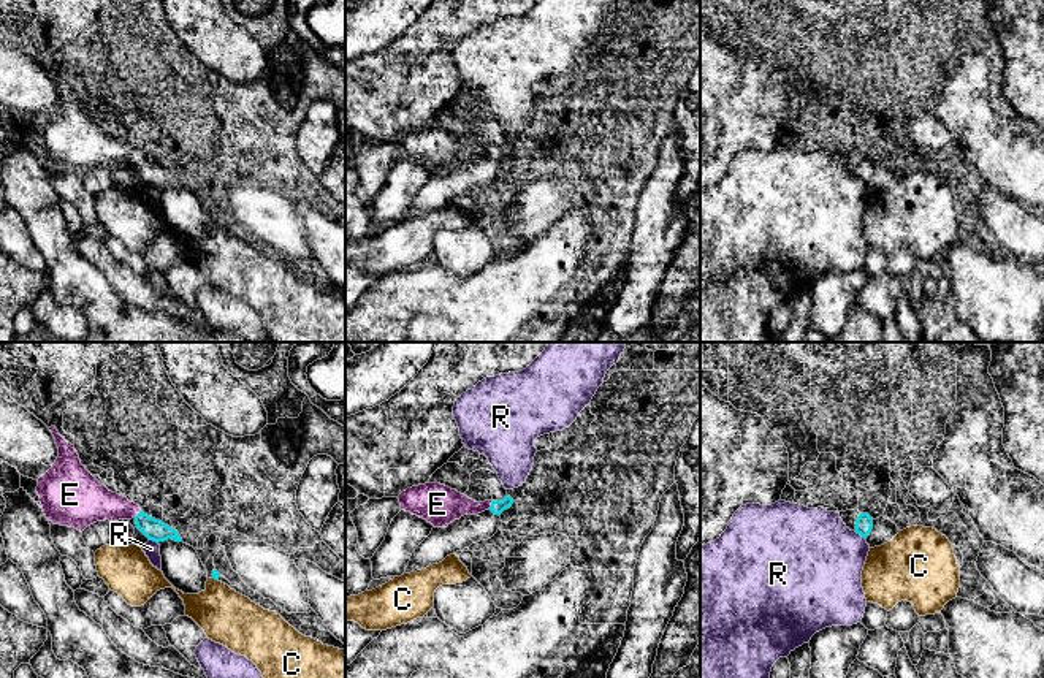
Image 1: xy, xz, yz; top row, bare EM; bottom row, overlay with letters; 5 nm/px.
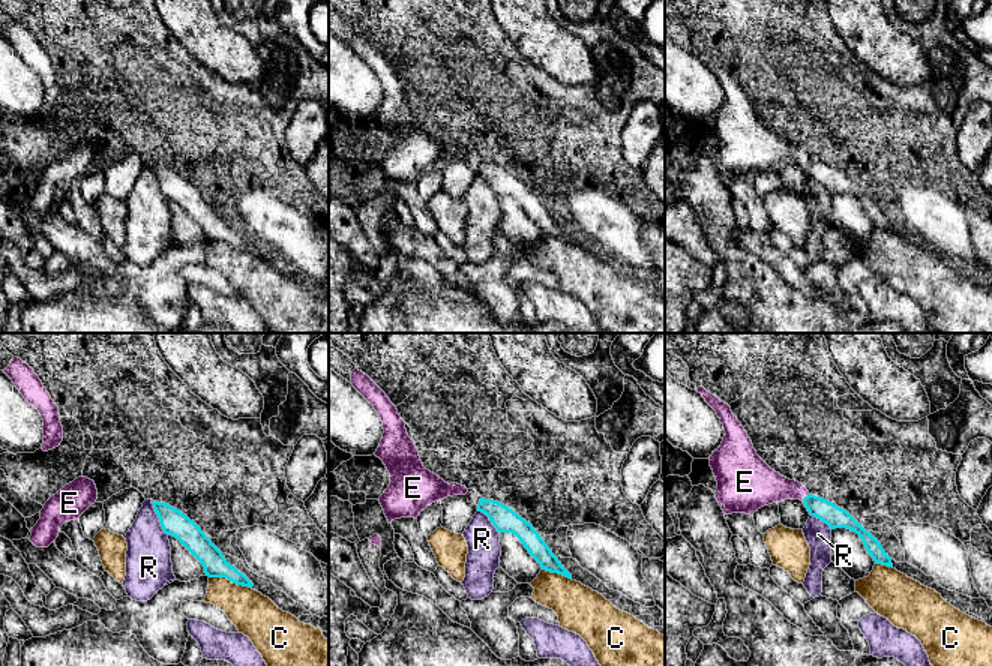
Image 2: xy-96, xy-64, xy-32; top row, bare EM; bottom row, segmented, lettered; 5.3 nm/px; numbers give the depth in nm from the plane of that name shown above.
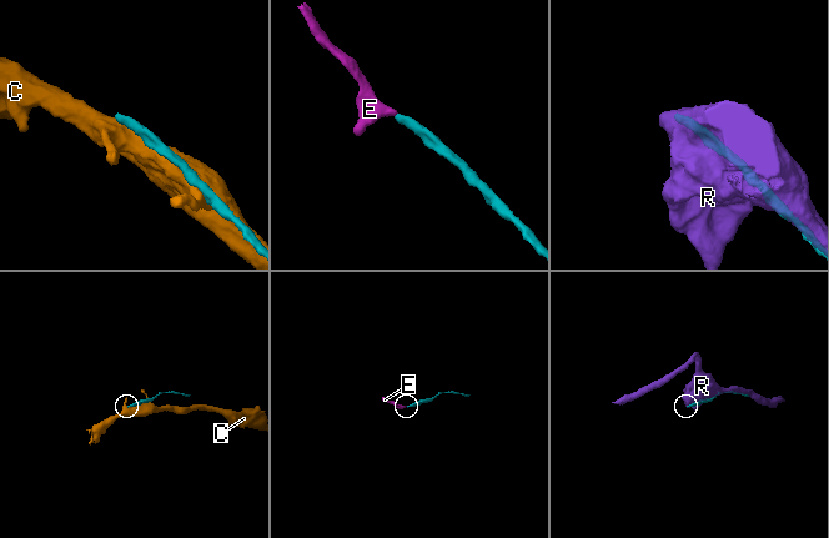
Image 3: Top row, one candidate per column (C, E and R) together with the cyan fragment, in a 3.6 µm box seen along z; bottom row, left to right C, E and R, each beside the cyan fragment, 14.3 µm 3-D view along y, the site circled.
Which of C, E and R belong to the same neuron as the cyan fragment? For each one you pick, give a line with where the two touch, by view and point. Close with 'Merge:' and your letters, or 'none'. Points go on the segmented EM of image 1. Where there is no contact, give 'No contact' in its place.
E: Touches cyan at xz (491, 506)
Merge: E

